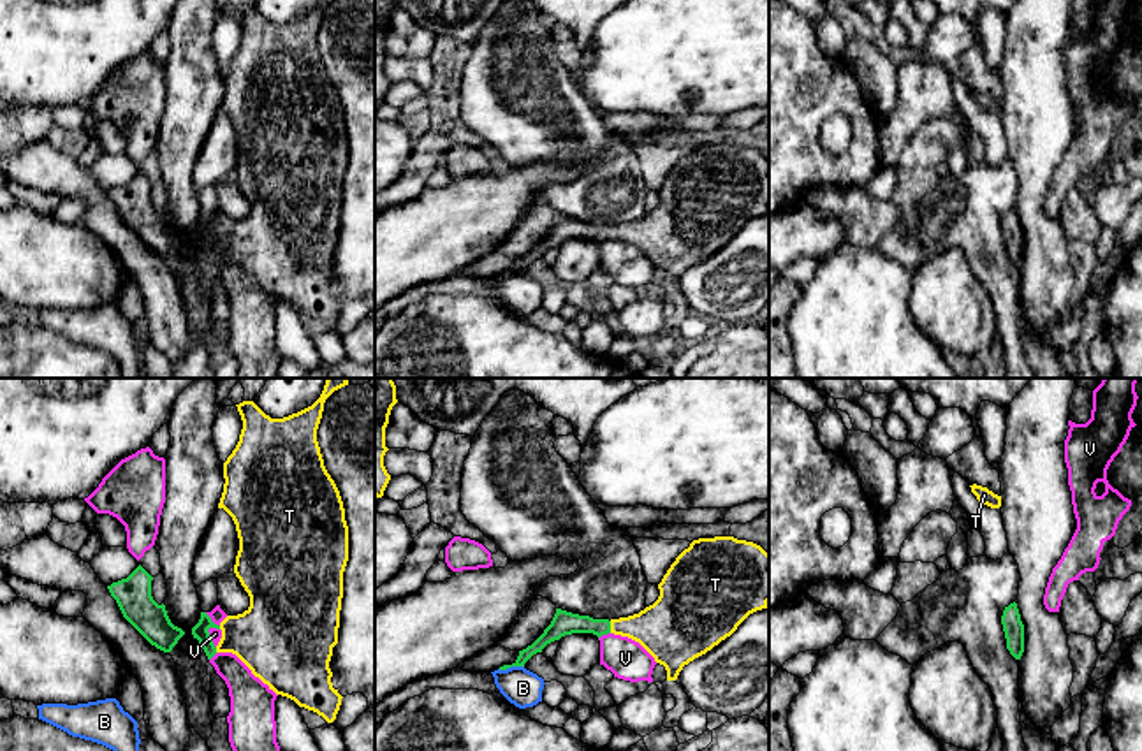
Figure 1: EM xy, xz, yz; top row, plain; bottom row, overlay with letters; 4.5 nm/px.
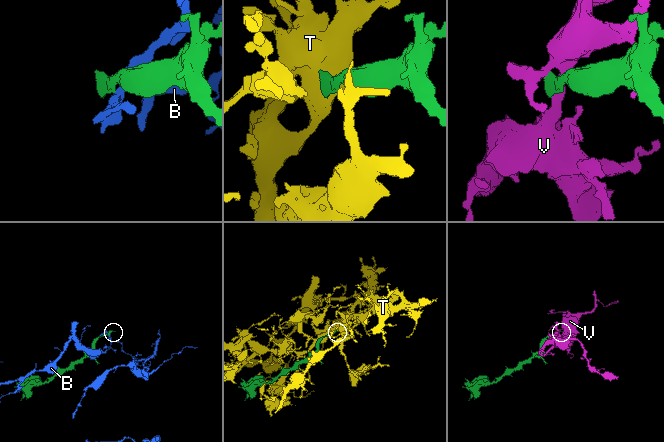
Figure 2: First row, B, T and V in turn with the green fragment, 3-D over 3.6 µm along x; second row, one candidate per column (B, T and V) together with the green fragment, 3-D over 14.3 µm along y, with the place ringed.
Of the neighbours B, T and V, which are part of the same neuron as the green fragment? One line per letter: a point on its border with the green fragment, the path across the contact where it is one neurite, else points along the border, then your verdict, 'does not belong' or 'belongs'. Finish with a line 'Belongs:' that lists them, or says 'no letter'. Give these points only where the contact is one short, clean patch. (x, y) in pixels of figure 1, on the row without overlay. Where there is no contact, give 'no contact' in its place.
B: contact xz (511, 271); border xz (523, 271), (498, 275); does not belong
T: contact xz (609, 233); way xz (563, 229), (609, 233), (664, 234); belongs
V: contact xz (604, 240); does not belong
Belongs: T

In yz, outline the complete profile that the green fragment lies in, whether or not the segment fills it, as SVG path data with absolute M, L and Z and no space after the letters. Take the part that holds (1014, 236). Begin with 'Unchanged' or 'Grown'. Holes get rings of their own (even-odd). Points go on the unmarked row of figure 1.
Unchanged. M1015 208L1005 213L1001 230L1007 244L1007 255L1015 266L1021 266L1024 259L1024 230Z

